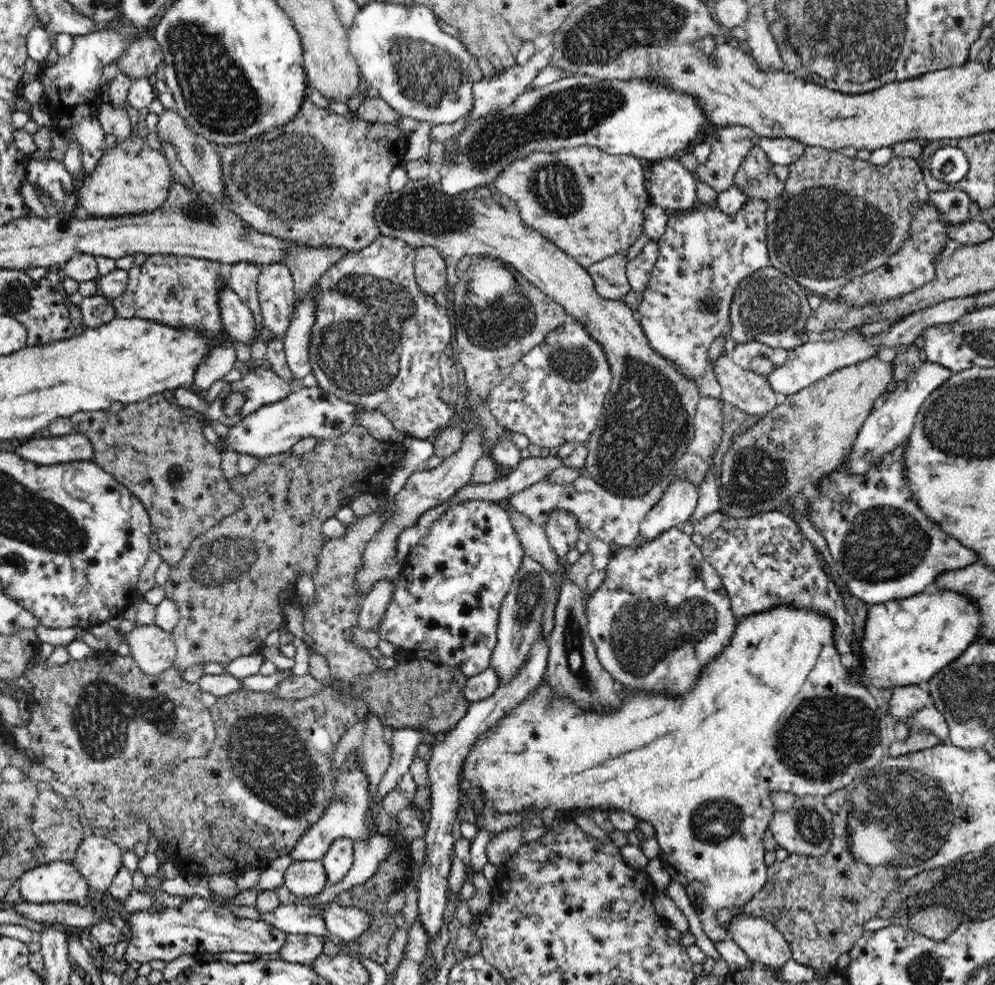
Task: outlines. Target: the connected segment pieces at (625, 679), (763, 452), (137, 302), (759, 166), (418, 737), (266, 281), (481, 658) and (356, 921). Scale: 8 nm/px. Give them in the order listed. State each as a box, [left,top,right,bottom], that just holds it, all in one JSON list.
[[587,527,738,697],[718,357,893,518],[112,255,225,337],[733,145,785,203],[374,727,432,807],[257,263,294,342],[378,500,525,677],[321,902,371,942]]

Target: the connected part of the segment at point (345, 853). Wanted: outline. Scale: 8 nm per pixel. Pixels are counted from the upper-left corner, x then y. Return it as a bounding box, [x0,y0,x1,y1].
[322,838,353,886]

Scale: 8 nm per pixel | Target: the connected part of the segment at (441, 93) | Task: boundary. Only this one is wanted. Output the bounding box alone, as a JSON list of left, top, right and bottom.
[347,1,483,125]

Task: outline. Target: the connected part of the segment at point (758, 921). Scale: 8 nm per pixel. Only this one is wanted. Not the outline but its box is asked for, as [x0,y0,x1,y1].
[726,910,792,968]

